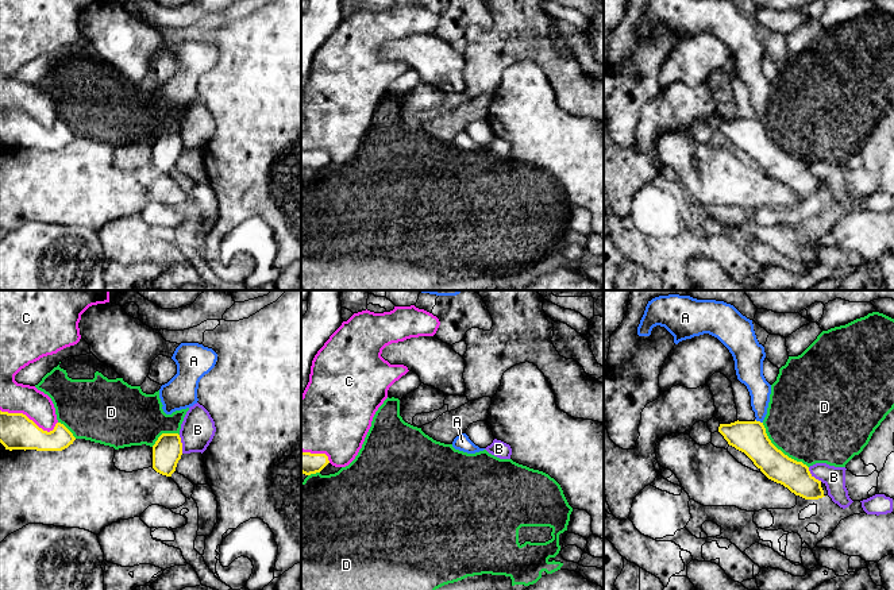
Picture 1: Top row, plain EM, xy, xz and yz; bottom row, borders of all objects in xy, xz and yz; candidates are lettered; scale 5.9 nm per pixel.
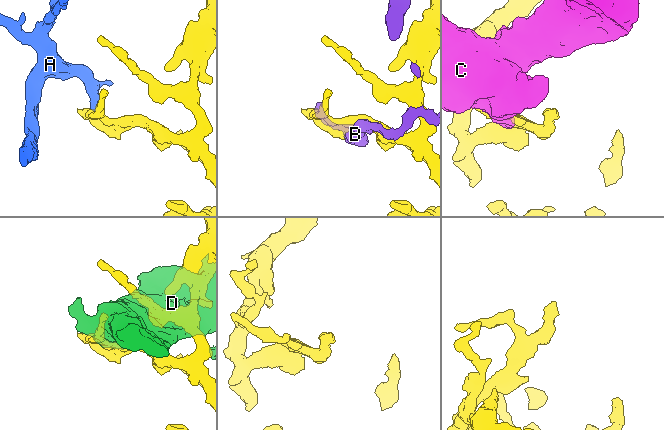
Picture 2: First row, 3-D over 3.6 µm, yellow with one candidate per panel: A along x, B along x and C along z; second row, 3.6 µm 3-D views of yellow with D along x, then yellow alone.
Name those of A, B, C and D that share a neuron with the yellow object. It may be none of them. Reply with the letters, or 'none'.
none

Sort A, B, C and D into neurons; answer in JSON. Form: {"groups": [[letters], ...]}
{"groups": [["A"], ["B"], ["C"], ["D"]]}

